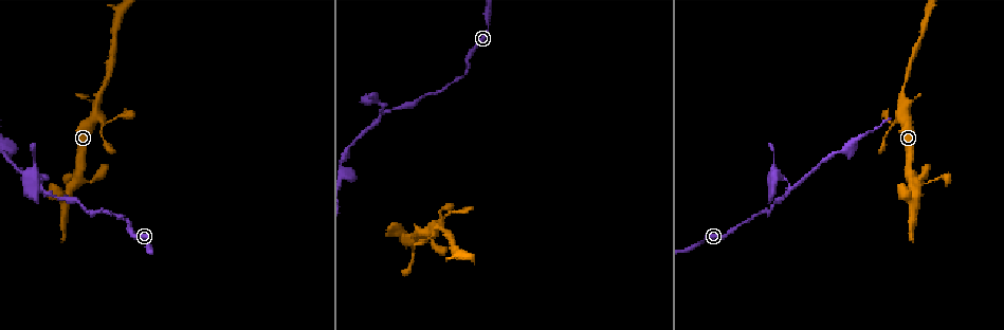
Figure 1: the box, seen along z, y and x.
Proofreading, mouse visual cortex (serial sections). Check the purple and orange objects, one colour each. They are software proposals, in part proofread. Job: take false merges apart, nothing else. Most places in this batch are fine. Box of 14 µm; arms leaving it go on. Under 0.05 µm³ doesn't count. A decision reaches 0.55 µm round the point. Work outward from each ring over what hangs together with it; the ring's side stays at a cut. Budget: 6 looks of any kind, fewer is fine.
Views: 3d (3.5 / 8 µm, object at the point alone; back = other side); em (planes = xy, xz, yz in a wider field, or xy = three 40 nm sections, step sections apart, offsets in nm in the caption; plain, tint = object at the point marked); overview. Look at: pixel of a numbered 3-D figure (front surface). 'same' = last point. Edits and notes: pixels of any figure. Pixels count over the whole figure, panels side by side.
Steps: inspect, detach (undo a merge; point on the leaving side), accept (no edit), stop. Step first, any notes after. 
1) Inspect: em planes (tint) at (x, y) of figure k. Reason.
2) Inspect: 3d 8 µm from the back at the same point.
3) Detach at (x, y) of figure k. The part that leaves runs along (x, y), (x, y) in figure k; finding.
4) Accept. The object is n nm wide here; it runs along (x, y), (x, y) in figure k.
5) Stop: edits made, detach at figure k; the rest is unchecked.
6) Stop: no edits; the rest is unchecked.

Inspect: 3d 3.5 µm from the back at (911, 181) of figure 1. A narrow waist.

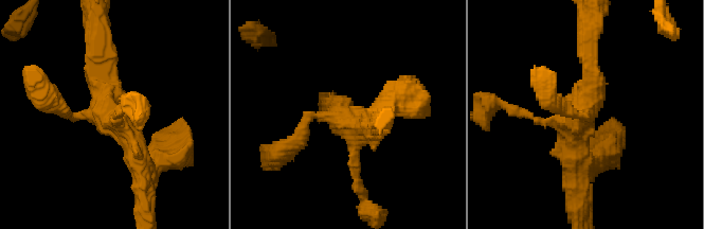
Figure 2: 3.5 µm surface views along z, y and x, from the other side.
Inspect: em xy step 3 (tint) at (105, 107) of figure 2. 4 arms meet here; the arms are 150, 150, 300, 400 nm wide; need the tissue.

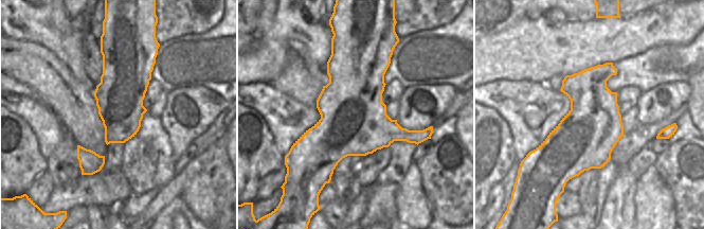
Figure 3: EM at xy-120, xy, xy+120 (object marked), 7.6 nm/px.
Accept. It runs along (96, 41), (106, 112), (142, 168) in figure 2; one cell here.

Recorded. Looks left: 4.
Inspect: 3d 3.5 µm from the back at (423, 96) of figure 1. Thick turns thin.

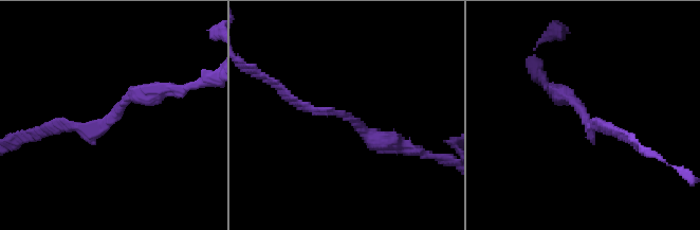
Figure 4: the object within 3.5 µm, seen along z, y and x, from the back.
Inspect: em xy step 1 (plain) at (585, 114) of figure 4. Shape alone is not enough.

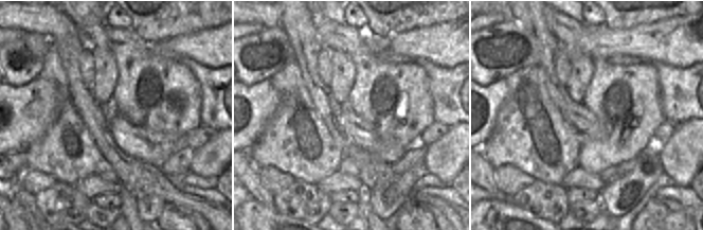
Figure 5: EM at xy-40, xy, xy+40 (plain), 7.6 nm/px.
Inspect: em xy step 1 (tint) at the same point. Where the object lies.

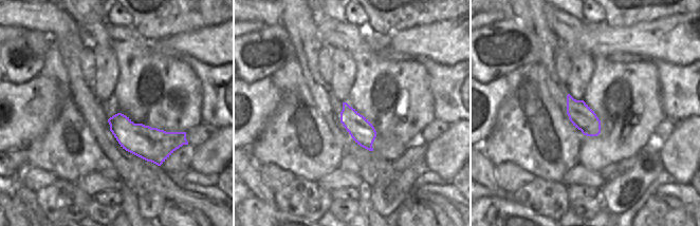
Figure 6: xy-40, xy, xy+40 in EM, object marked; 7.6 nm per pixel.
Accept. It runs along (287, 94), (410, 146) in figure 4; continuous, no second cell.

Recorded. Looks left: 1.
Stop: no edits; the rest is unchecked.

